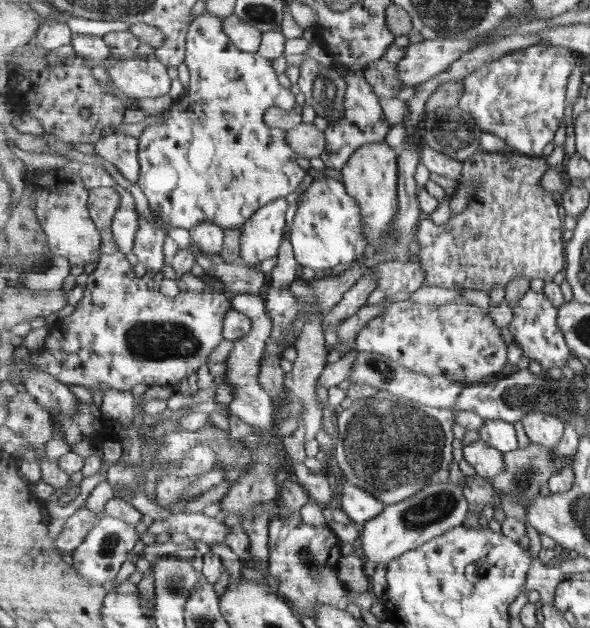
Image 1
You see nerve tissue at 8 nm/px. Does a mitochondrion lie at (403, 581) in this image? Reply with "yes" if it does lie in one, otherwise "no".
no

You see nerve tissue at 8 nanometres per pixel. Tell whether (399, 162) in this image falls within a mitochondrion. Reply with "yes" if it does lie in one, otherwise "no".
no

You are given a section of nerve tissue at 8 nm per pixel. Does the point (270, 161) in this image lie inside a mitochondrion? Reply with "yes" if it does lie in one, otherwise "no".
no

